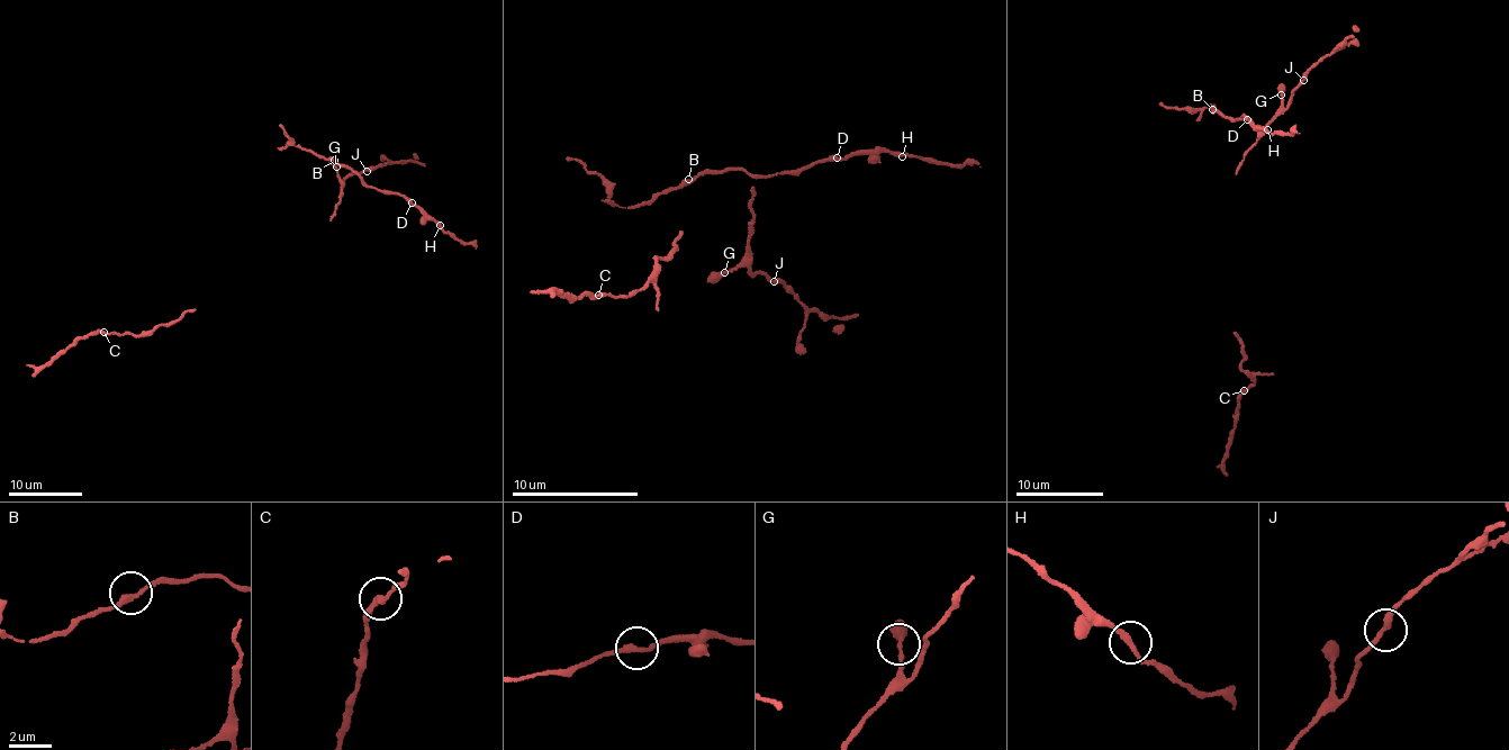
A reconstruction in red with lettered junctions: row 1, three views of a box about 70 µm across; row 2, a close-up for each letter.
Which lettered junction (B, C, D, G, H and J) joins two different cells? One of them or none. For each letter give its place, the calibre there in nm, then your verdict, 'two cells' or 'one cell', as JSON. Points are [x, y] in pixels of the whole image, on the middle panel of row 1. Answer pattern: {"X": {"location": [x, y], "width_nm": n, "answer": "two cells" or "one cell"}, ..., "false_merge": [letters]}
{"B": {"location": [688, 179], "width_nm": 240, "answer": "one cell"}, "C": {"location": [598, 295], "width_nm": 240, "answer": "one cell"}, "D": {"location": [837, 157], "width_nm": 240, "answer": "one cell"}, "G": {"location": [724, 272], "width_nm": 280, "answer": "one cell"}, "H": {"location": [902, 156], "width_nm": 240, "answer": "one cell"}, "J": {"location": [774, 281], "width_nm": 260, "answer": "one cell"}, "false_merge": []}

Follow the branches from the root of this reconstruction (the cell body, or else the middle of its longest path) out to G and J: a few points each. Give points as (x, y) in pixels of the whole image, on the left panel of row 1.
G: (330, 220), (342, 184), (335, 166)
J: (330, 220), (343, 182), (367, 171)

